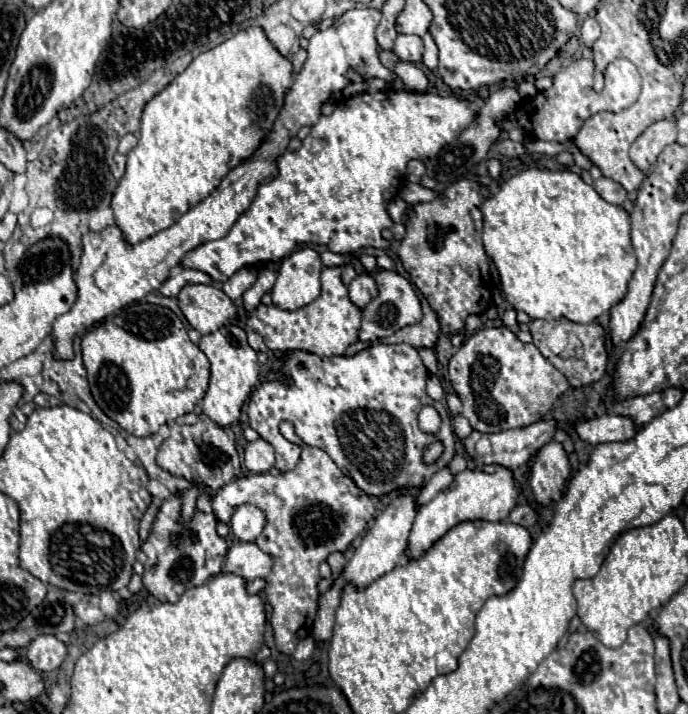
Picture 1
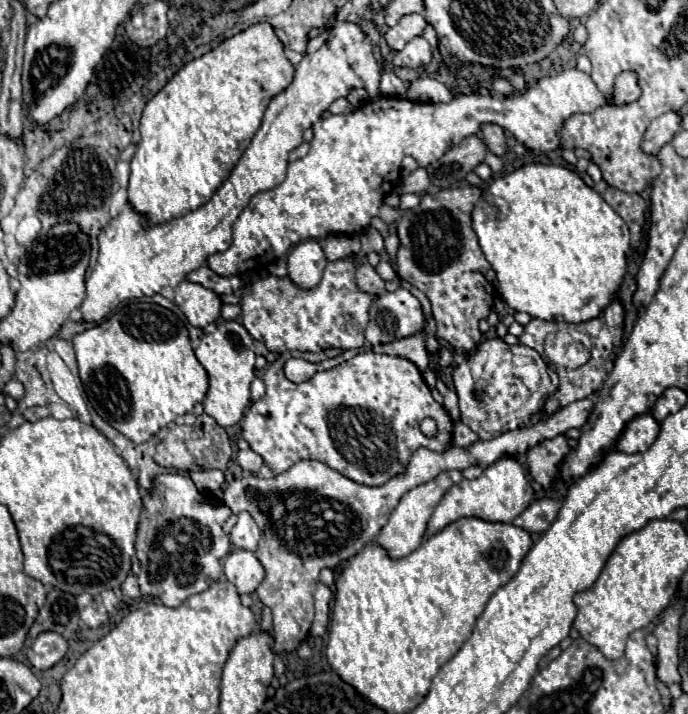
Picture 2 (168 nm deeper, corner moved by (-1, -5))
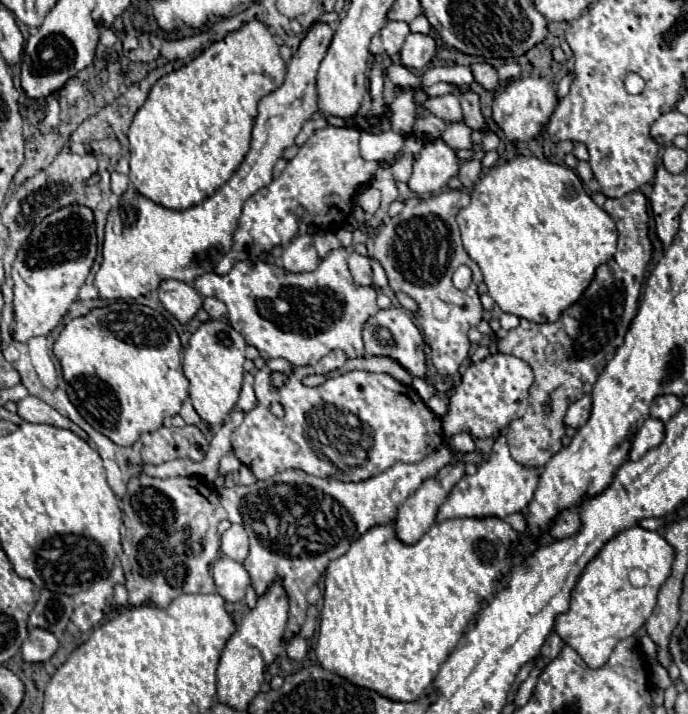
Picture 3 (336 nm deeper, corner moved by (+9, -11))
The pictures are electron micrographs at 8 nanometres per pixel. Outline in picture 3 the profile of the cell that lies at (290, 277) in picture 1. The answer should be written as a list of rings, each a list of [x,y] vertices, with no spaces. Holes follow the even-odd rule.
[[[312,233],[296,235],[294,241],[282,253],[282,267],[292,273],[314,271],[318,267],[318,263],[320,263],[320,257],[316,253]]]

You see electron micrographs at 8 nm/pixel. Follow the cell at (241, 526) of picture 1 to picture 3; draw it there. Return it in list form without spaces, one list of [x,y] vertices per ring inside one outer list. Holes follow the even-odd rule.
[[[232,525],[228,531],[222,535],[222,553],[238,563],[242,563],[248,555],[248,533],[242,525]]]

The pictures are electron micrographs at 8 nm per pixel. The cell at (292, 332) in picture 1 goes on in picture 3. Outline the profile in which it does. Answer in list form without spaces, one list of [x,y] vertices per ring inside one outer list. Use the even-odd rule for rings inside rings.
[[[332,249],[310,273],[290,273],[278,265],[264,261],[238,261],[226,275],[206,273],[198,277],[192,283],[192,287],[204,297],[216,297],[222,303],[226,303],[230,325],[238,333],[242,333],[246,343],[256,347],[260,351],[260,357],[264,359],[284,357],[294,367],[316,365],[324,355],[328,355],[334,349],[342,349],[350,359],[354,359],[364,355],[362,327],[370,315],[378,313],[378,305],[376,291],[372,287],[358,287],[354,283],[346,259],[346,249]]]

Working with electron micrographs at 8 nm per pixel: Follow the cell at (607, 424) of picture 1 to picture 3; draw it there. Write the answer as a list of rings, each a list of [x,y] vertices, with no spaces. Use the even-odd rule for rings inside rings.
[[[648,417],[634,437],[630,459],[640,459],[646,451],[658,447],[658,443],[662,443],[662,431],[664,431],[664,423],[660,419]]]

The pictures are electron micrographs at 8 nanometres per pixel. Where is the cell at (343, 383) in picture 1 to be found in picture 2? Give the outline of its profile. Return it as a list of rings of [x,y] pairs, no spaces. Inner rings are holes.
[[[334,348],[326,349],[320,354],[288,351],[288,353],[282,353],[264,371],[262,381],[266,383],[266,395],[250,405],[250,409],[244,417],[244,423],[242,423],[242,437],[248,441],[248,445],[258,455],[262,455],[264,463],[272,471],[284,473],[300,459],[316,459],[356,483],[380,487],[380,485],[388,483],[392,477],[398,477],[400,473],[404,473],[412,453],[418,447],[428,447],[430,451],[438,451],[438,453],[442,453],[450,447],[452,419],[448,417],[446,409],[432,399],[432,393],[430,393],[428,385],[424,383],[420,369],[416,369],[416,365],[412,365],[412,361],[408,361],[406,357],[388,357],[382,353],[368,351],[368,353],[358,353],[356,357],[340,363],[338,367],[316,373],[310,381],[300,383],[300,385],[296,385],[284,377],[284,363],[290,357],[300,357],[300,359],[308,359],[308,362],[311,363],[320,363],[343,352],[343,349]],[[428,415],[432,419],[436,419],[436,423],[438,423],[438,435],[432,439],[422,435],[418,429],[422,417],[428,417]]]

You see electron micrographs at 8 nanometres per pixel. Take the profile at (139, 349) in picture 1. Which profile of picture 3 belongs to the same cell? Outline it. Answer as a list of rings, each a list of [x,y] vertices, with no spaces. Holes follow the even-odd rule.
[[[128,301],[96,307],[88,315],[68,321],[54,341],[54,355],[62,365],[68,399],[96,431],[122,447],[136,443],[146,431],[156,431],[164,417],[180,411],[182,401],[188,397],[188,379],[182,373],[180,349],[176,329],[162,313]]]

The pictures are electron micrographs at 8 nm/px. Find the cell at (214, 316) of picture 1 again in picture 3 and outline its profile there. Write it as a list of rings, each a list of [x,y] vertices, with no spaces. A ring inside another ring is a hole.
[[[162,281],[158,285],[158,297],[164,309],[174,315],[180,323],[188,323],[202,307],[202,297],[194,287],[184,281]]]

